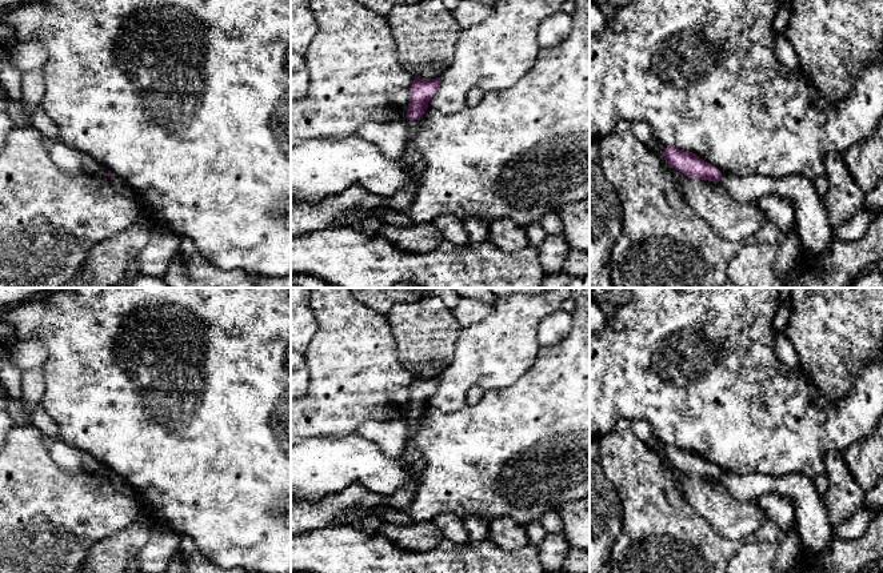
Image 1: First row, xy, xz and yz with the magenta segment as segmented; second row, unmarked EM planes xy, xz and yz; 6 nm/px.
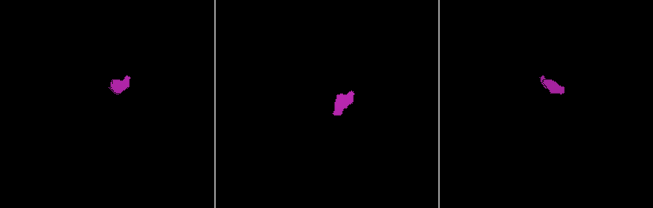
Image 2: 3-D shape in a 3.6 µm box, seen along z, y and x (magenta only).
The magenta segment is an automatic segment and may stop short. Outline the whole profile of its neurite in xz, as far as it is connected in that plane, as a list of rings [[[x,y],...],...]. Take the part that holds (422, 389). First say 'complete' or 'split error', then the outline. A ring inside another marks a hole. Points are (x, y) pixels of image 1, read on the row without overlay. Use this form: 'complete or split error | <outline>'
split error | [[[415,376],[409,388],[407,408],[408,437],[400,458],[401,465],[409,472],[409,482],[388,497],[372,493],[360,484],[352,484],[339,493],[324,496],[319,501],[291,497],[291,536],[305,534],[335,525],[344,525],[340,520],[340,514],[352,506],[359,506],[361,509],[387,506],[401,510],[411,505],[415,497],[419,474],[424,466],[424,458],[411,438],[417,432],[420,425],[419,418],[425,412],[429,398],[437,390],[439,382],[440,376]]]

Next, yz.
split error | [[[670,444],[664,446],[663,454],[672,466],[690,477],[719,481],[739,501],[758,501],[763,494],[788,498],[794,504],[796,532],[803,548],[814,553],[826,550],[831,538],[828,512],[814,481],[807,476],[802,473],[782,477],[767,473],[736,476],[722,472],[692,450]]]

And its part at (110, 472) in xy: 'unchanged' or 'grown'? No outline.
grown

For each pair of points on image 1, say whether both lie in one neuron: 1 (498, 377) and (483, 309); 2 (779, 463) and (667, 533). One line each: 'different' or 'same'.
1: different
2: different

